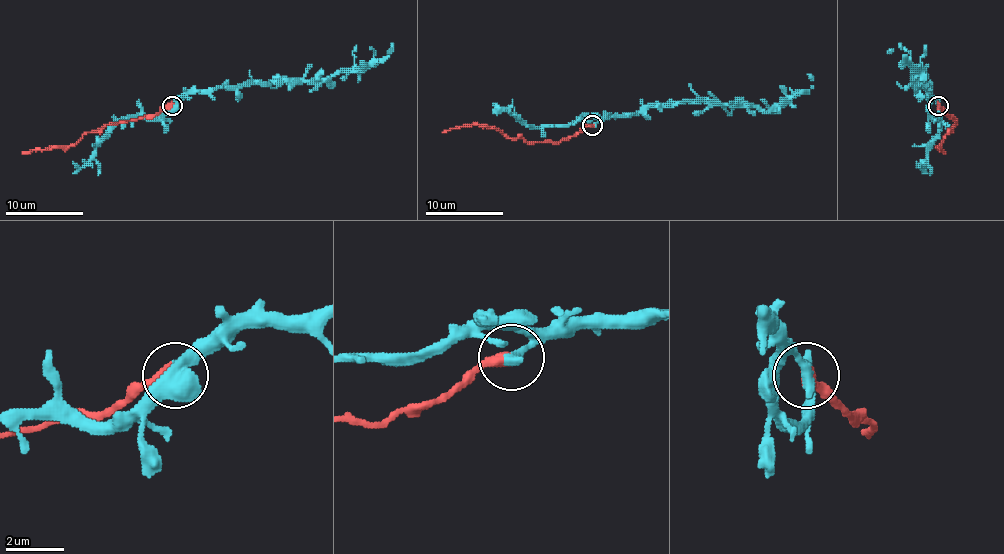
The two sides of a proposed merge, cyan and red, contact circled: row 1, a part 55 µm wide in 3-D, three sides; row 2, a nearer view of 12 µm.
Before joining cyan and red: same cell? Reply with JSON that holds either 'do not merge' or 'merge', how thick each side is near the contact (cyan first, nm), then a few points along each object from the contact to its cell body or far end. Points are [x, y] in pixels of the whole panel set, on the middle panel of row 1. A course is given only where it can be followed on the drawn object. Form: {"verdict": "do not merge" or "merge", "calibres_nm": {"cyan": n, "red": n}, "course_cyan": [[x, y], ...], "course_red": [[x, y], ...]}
{"verdict": "do not merge", "calibres_nm": {"cyan": 440, "red": 480}, "course_cyan": [[592, 125], [617, 115], [687, 101], [749, 103], [760, 109], [772, 107], [788, 103], [813, 88], [807, 74]], "course_red": [[592, 125], [586, 125], [559, 142], [526, 142], [477, 125], [456, 126], [442, 132]]}

